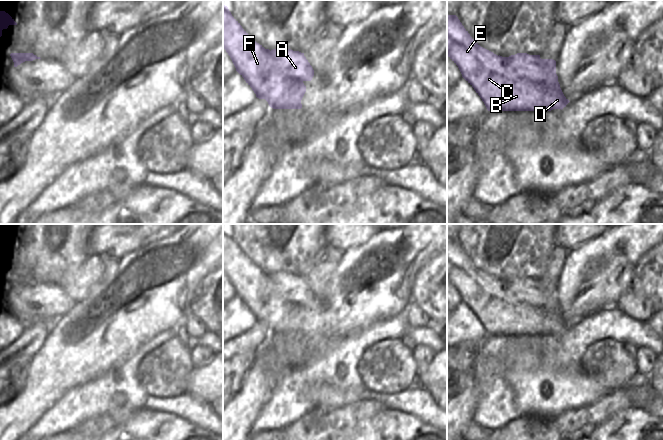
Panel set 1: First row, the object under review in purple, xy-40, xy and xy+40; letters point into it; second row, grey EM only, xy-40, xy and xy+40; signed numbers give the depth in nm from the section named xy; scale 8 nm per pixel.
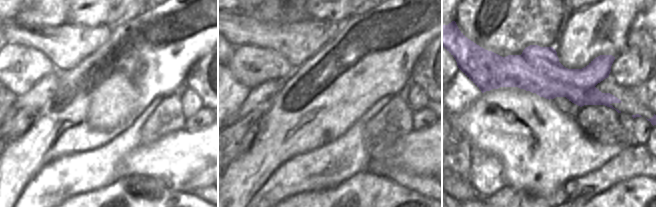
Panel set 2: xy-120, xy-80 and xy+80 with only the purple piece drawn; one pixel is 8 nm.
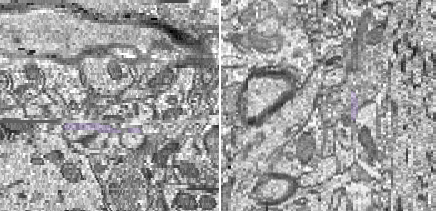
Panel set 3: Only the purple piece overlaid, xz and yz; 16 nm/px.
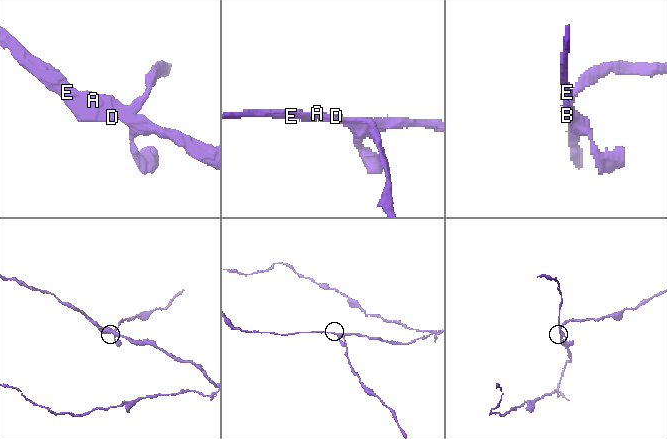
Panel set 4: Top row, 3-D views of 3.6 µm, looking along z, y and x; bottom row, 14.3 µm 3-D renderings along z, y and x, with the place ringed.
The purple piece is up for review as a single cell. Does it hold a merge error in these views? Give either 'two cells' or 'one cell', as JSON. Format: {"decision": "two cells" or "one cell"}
{"decision": "two cells"}

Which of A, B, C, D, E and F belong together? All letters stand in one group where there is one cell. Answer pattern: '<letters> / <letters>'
A / B C D E F

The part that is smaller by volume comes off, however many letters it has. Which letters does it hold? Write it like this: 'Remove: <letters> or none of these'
Remove: A

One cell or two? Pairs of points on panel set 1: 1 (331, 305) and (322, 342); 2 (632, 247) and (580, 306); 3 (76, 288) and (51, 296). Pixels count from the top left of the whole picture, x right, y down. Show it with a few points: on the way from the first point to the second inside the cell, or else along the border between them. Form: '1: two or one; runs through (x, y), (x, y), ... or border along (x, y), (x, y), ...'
1: one; runs through (331, 314), (331, 317), (322, 328), (322, 333)
2: one; runs through (620, 262), (591, 291)
3: two; border along (44, 282), (52, 282), (58, 285), (75, 303)

